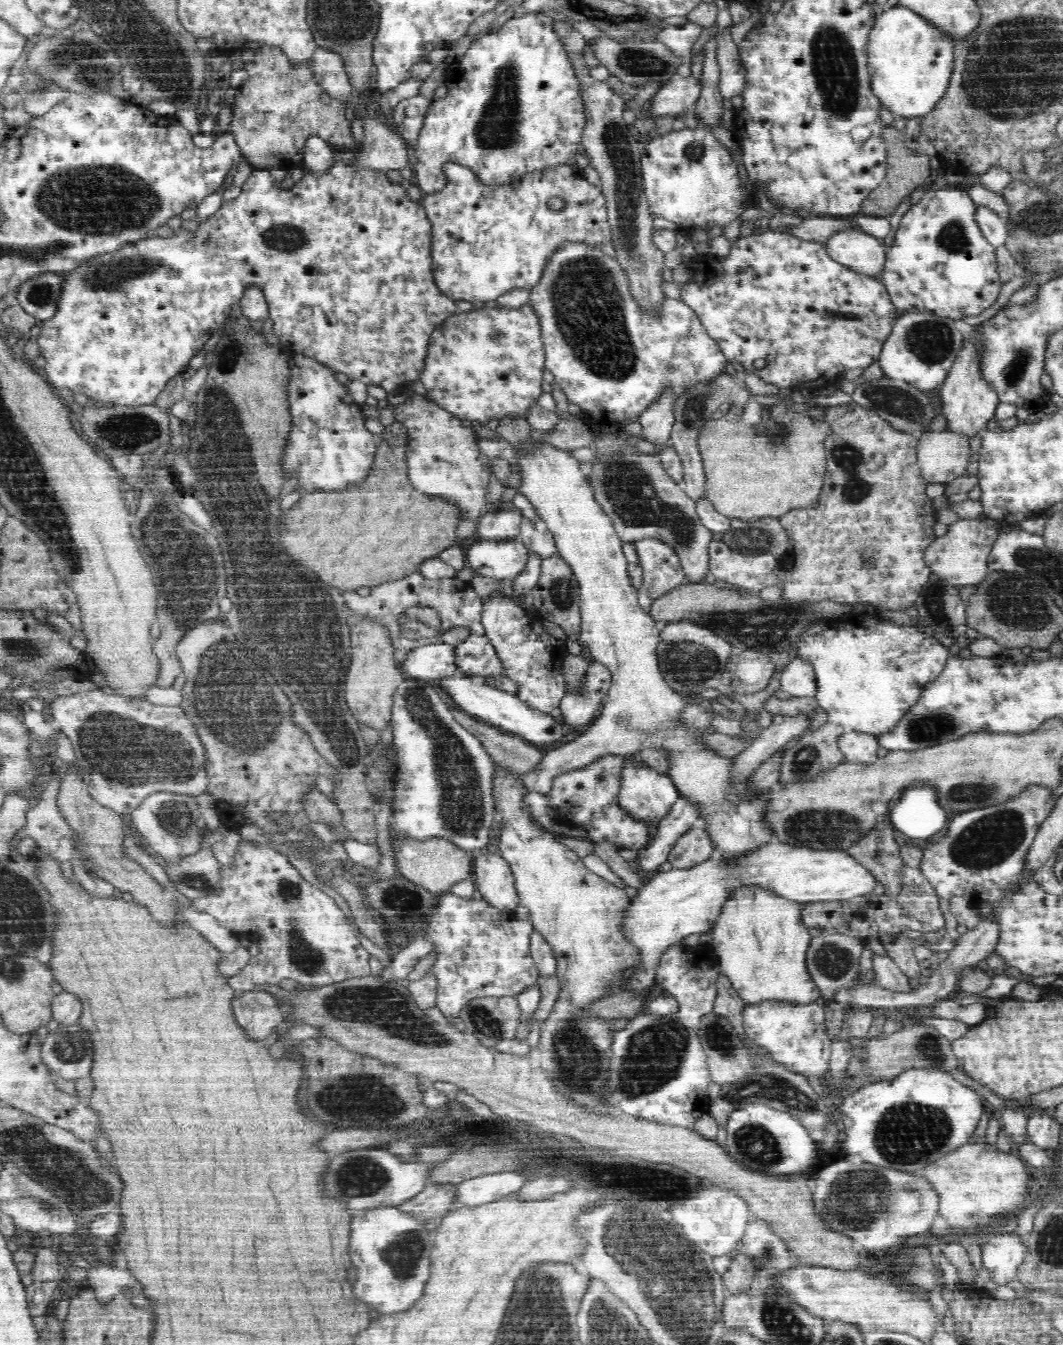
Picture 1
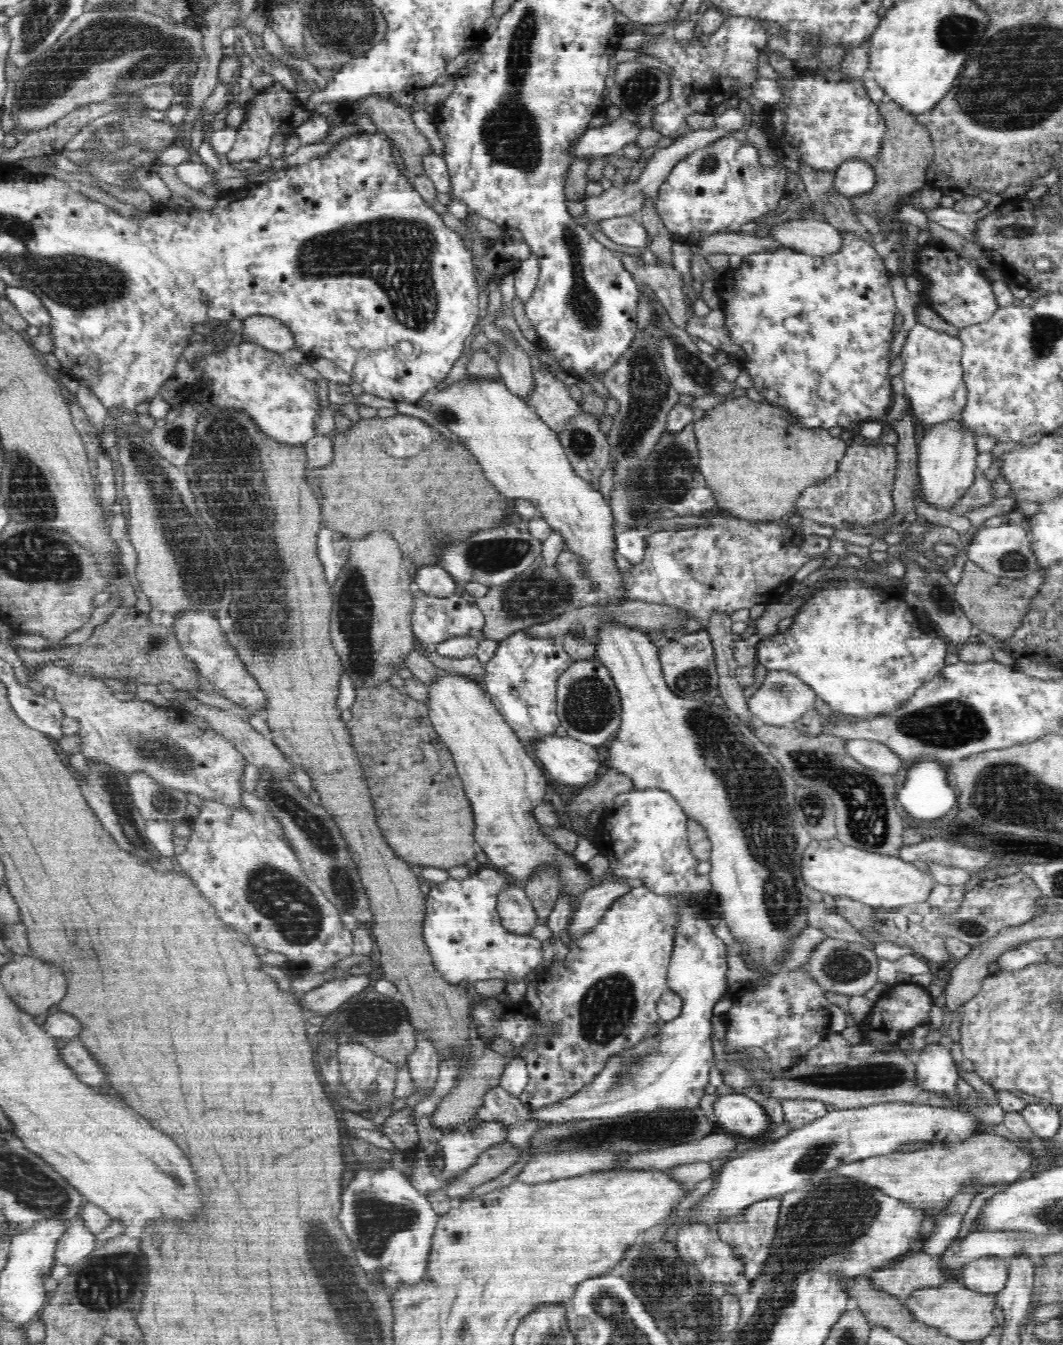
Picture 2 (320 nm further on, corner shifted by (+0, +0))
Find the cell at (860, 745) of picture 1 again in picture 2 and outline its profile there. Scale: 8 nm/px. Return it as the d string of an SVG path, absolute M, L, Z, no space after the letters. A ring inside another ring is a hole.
M852 739L848 740L844 748L846 748L847 755L878 773L886 774L886 772L890 772L890 774L894 774L904 766L898 755L895 755L890 748L877 741Z

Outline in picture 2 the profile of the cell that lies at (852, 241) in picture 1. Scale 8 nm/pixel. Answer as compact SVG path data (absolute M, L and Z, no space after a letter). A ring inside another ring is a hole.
M790 217L783 224L775 225L770 237L782 242L784 250L797 251L810 256L834 256L843 251L845 238L840 230L826 221L812 218Z

